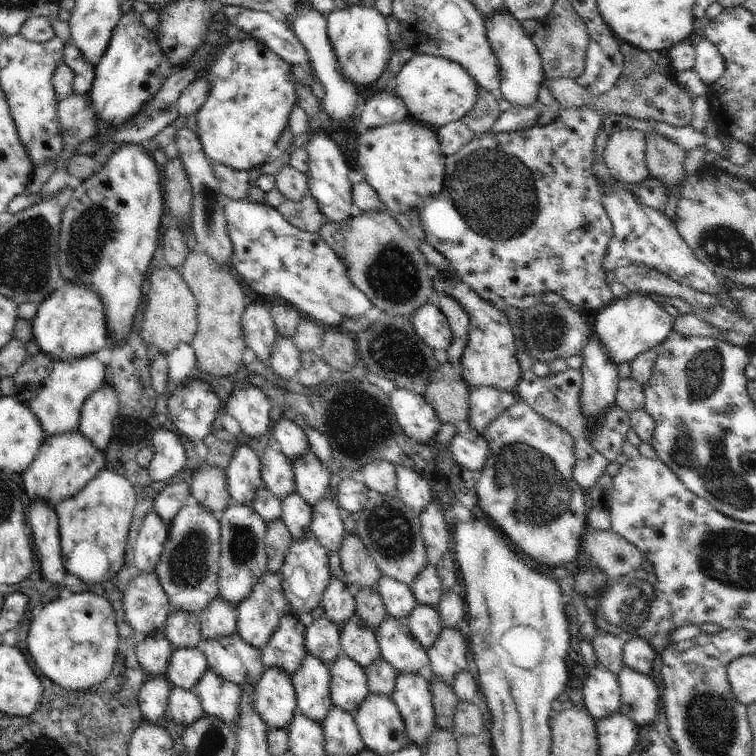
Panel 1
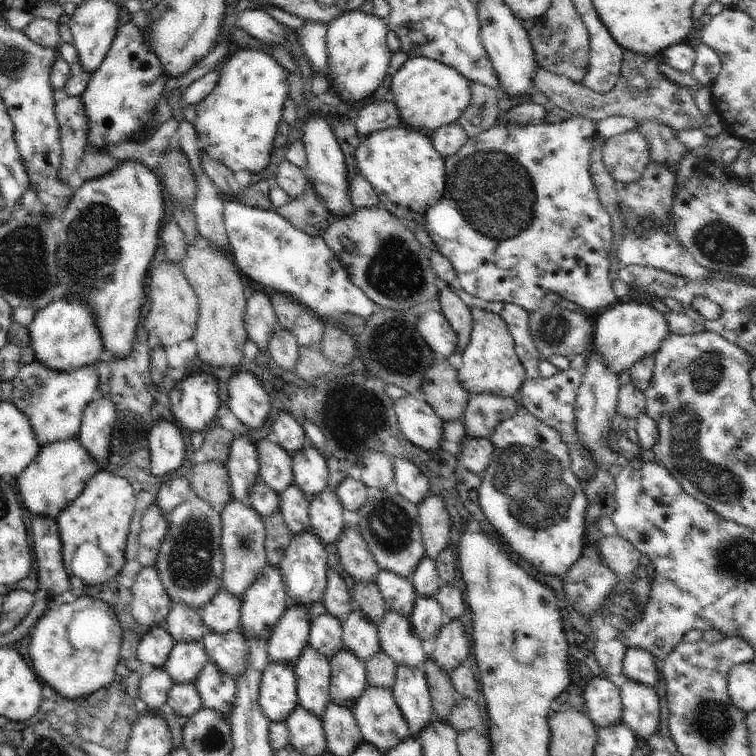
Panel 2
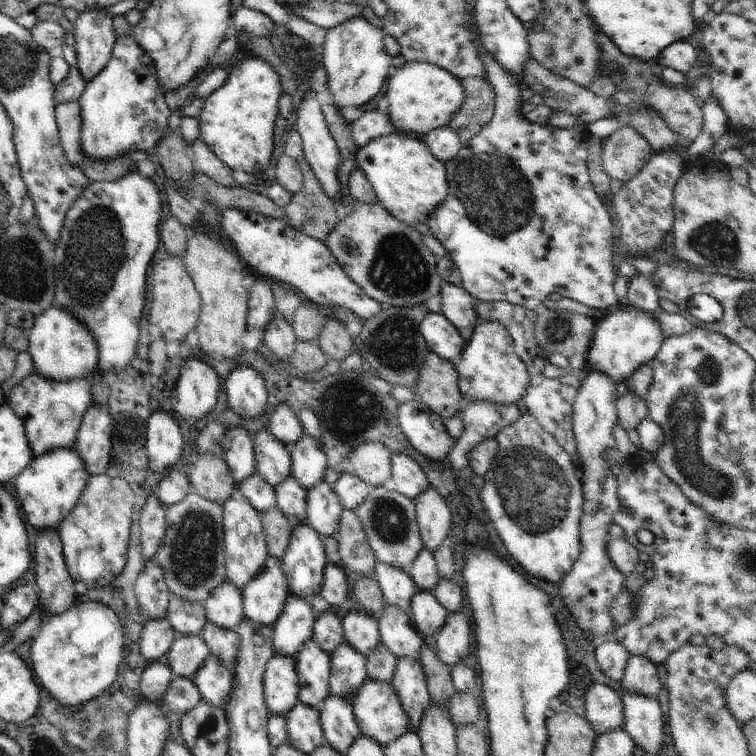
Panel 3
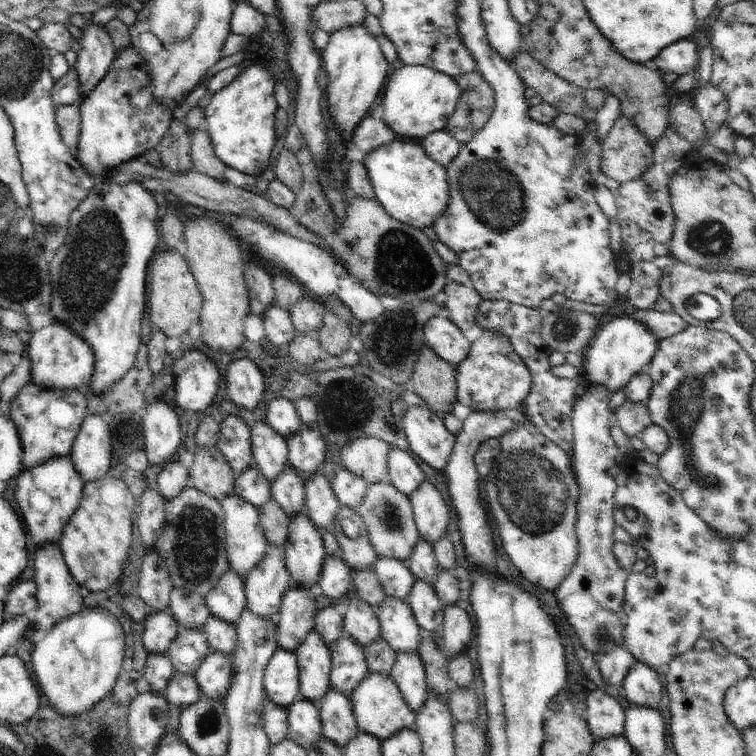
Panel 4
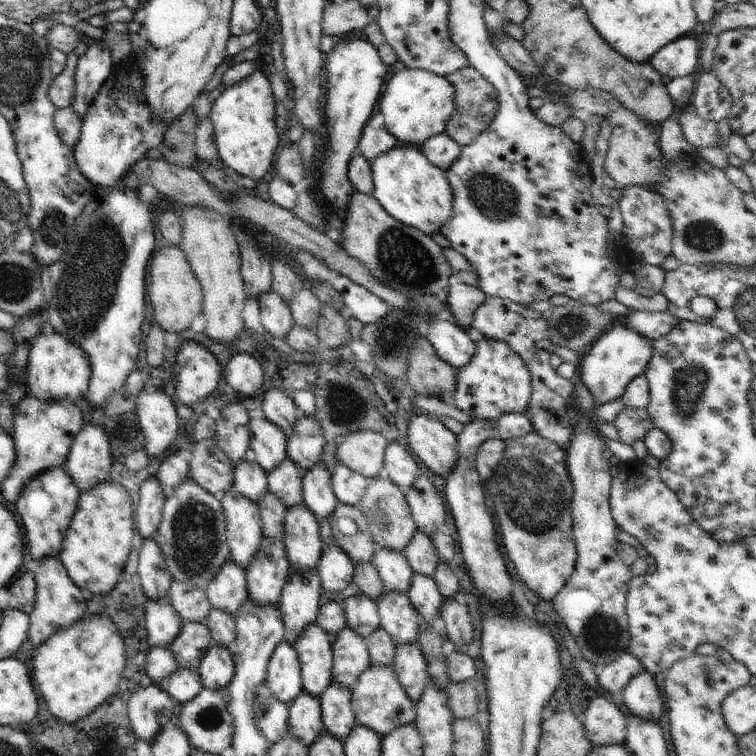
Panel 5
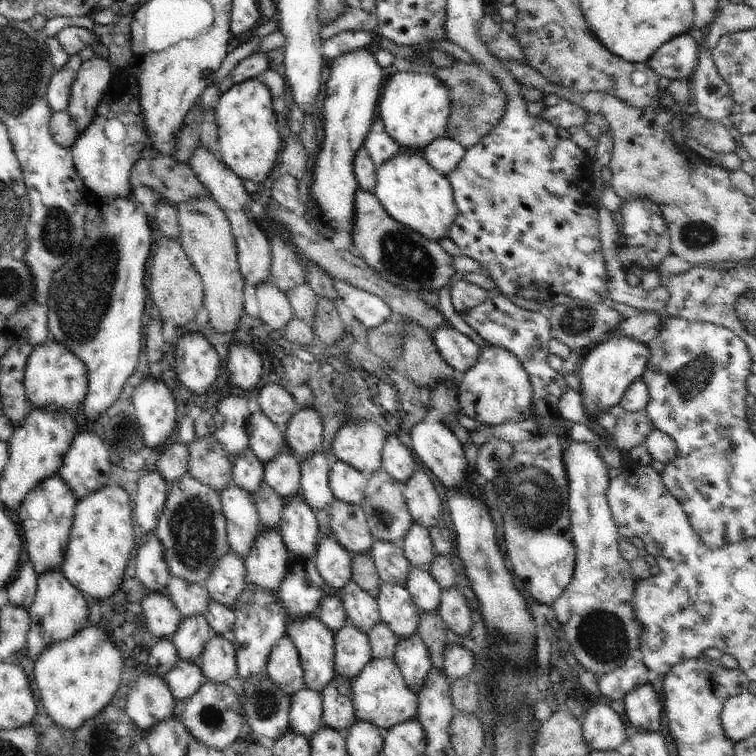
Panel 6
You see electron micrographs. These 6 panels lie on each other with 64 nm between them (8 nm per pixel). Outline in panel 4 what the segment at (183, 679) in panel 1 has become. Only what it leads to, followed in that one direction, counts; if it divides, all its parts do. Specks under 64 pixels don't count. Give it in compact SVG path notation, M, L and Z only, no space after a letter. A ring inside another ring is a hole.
M182 629L172 642L166 654L176 673L195 675L204 661L211 654L210 646L201 629Z

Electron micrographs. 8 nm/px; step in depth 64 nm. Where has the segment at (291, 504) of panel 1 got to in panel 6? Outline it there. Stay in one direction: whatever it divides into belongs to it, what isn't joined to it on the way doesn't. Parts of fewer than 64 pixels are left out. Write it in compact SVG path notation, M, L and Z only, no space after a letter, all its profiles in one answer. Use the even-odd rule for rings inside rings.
M287 450L276 452L276 458L264 465L264 482L285 499L300 492L300 460Z

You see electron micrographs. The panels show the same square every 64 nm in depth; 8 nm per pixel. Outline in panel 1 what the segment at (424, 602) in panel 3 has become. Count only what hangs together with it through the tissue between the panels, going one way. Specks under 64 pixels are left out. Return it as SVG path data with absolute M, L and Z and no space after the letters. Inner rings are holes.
M417 605L406 621L410 633L424 649L431 647L438 641L444 627L436 607Z

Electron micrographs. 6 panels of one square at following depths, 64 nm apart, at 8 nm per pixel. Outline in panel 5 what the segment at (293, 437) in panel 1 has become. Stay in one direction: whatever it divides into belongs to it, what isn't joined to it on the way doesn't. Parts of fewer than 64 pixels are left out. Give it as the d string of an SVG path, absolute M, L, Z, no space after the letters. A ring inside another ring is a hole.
M270 390L263 399L263 410L266 419L274 424L286 436L299 420L300 410L292 399L286 397L280 390Z

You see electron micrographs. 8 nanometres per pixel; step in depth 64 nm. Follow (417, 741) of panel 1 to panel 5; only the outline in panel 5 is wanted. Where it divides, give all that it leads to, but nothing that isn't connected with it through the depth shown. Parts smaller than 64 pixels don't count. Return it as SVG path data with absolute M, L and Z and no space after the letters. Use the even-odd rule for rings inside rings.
M419 642L396 647L395 651L394 673L409 700L419 703L429 684L428 666Z

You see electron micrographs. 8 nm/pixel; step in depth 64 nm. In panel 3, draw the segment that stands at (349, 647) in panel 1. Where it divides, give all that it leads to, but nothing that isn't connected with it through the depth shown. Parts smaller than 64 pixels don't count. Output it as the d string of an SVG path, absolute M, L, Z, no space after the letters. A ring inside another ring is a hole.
M360 602L343 618L343 632L345 641L366 657L380 641L378 617Z

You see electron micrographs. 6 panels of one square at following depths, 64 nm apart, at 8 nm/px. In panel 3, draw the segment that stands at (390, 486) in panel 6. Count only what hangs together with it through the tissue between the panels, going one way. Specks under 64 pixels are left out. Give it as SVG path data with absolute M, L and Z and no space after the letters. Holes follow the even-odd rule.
M384 485L376 486L354 512L360 519L368 538L368 544L377 560L409 572L412 562L416 560L418 552L424 546L416 522L416 511L412 499L396 490L389 490Z

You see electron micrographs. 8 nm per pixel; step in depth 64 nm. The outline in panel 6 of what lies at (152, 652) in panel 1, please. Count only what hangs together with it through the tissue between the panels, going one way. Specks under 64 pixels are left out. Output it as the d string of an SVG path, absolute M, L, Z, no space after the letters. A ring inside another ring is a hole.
M165 591L150 592L142 600L148 630L157 640L173 638L182 622L183 614Z

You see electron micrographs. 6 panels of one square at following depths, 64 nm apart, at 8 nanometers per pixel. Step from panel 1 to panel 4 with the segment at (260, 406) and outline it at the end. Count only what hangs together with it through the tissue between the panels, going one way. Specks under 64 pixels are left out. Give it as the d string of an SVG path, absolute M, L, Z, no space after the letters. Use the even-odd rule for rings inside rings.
M242 358L230 364L226 382L230 400L240 408L254 410L264 399L264 376L250 358Z

